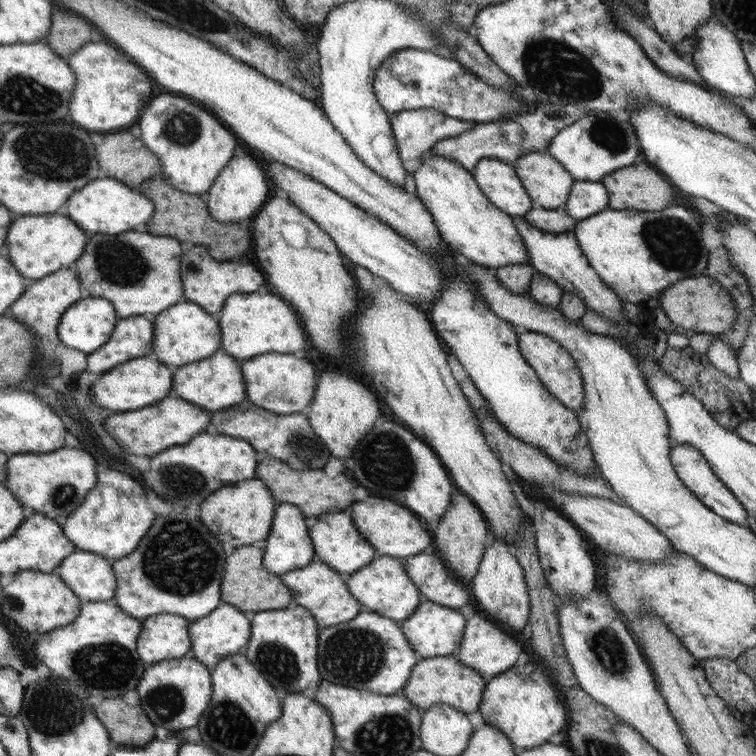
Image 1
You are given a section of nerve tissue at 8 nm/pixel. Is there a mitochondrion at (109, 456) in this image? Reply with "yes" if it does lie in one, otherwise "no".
no

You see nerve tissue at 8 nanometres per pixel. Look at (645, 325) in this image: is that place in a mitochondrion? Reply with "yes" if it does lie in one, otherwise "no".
no

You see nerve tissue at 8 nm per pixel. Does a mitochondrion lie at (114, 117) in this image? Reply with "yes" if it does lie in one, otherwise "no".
no

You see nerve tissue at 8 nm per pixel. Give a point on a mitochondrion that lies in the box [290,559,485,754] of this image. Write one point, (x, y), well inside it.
(355, 655)

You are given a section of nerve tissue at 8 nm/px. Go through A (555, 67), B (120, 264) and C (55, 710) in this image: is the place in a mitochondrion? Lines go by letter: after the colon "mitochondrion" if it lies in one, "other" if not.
A: mitochondrion
B: mitochondrion
C: mitochondrion

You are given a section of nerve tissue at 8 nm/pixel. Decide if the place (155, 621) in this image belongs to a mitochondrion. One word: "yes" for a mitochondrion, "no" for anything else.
no

